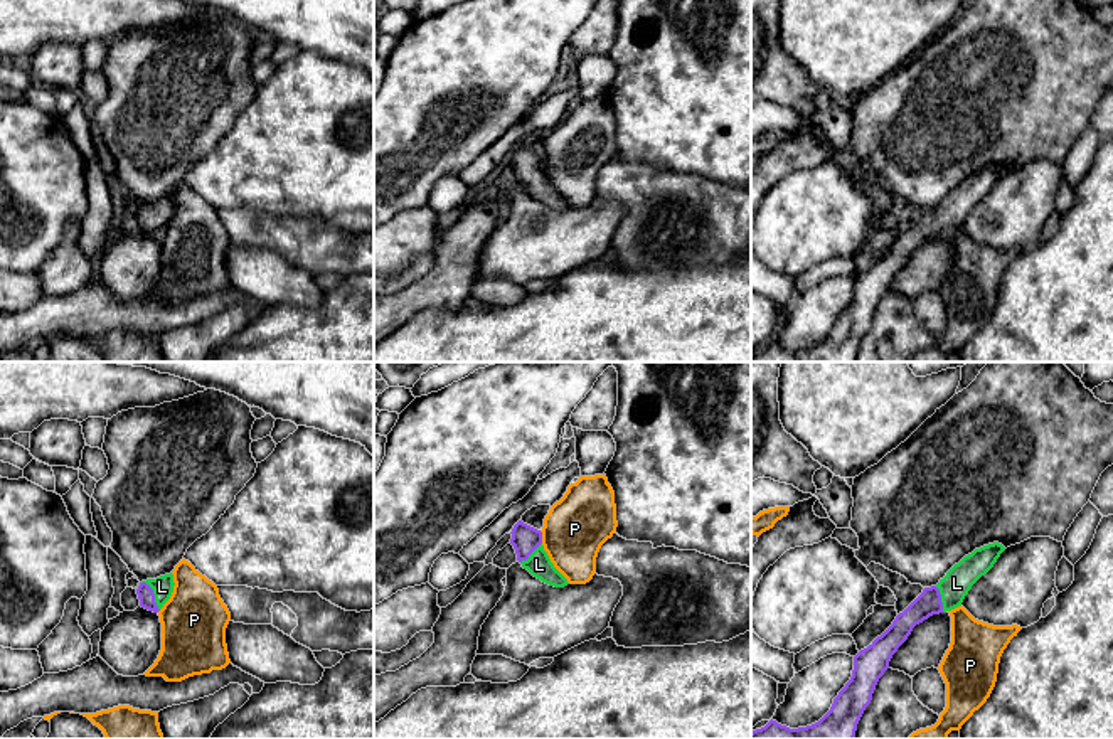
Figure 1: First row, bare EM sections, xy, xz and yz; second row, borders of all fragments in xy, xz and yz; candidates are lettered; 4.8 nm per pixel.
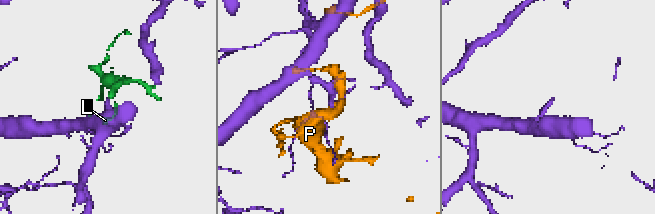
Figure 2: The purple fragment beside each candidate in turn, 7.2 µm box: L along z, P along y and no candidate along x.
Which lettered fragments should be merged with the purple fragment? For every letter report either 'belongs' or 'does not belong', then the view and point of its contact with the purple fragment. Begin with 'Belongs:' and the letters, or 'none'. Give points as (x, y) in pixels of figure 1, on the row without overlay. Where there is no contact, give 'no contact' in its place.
Belongs: L
L: belongs | xy (154, 217)
P: does not belong | xz (541, 160)

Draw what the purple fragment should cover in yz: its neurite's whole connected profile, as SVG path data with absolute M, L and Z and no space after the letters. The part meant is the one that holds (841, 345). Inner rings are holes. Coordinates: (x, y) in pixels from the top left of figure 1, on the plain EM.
M999 165L975 172L955 187L936 209L924 210L881 259L854 279L850 303L818 345L790 352L771 342L764 350L753 354L751 362L854 362L879 301L913 251L933 237L961 229L972 209L993 190L1004 173L1005 170Z

